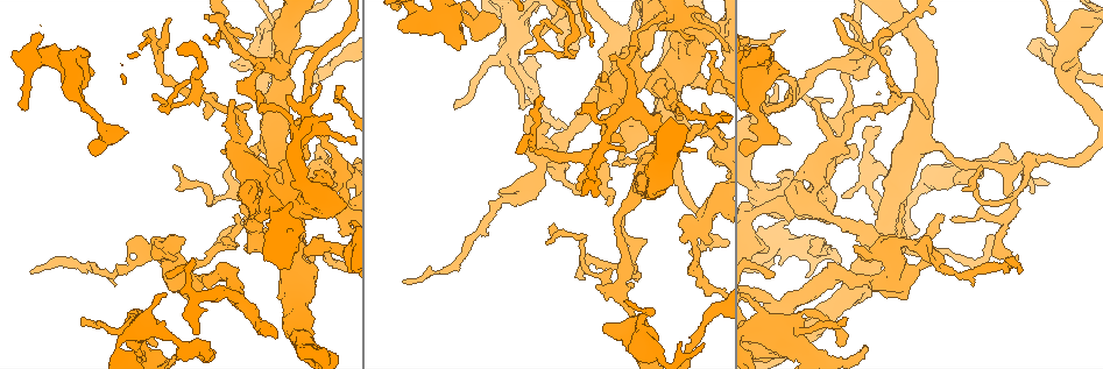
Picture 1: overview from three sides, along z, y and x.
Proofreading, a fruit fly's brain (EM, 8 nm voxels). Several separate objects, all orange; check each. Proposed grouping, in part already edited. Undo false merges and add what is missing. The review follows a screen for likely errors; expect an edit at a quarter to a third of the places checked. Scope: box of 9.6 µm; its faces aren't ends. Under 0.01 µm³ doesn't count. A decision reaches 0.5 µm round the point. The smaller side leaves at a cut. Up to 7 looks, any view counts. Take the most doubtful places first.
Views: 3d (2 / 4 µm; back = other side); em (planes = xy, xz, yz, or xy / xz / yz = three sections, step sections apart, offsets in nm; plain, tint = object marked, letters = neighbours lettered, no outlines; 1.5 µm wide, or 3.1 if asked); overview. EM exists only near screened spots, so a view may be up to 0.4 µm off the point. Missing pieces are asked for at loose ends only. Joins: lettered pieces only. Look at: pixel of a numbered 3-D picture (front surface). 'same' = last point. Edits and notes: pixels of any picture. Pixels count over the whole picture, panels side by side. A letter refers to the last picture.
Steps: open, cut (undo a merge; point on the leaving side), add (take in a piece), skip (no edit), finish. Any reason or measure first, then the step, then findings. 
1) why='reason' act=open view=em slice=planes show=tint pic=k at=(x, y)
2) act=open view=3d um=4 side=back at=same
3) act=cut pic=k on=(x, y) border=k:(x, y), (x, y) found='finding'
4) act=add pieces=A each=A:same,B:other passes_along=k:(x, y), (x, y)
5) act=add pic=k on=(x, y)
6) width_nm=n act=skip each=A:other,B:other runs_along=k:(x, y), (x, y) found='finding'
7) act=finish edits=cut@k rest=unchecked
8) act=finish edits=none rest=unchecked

why='thin end' act=open view=3d um=4 pic=1 at=(577, 113)

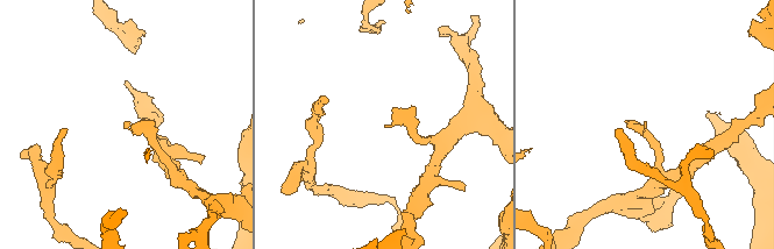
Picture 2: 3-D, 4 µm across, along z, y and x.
why='need the tissue' act=open view=em slice=planes show=letters pic=2 at=(124, 122)

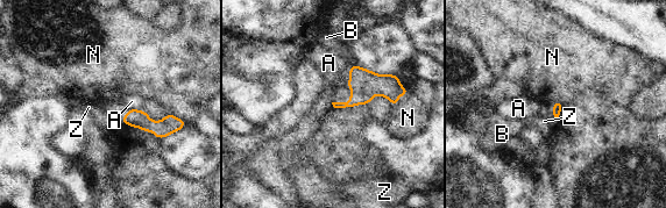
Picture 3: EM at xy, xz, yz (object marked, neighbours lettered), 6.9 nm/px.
act=skip each=A:other,B:other,N:other,Z:other runs_along=3:(126, 119), (150, 126), (177, 122) found='no lettered piece goes on from it'

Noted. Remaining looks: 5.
why='free end' act=open view=em slice=yz step=8 show=letters pic=1 at=(229, 103)

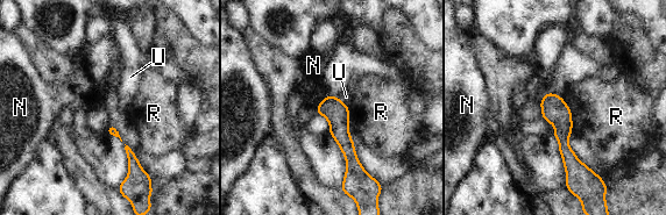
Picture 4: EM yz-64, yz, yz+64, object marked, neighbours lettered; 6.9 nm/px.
why='cut it another way' act=open view=em slice=planes show=letters at=same

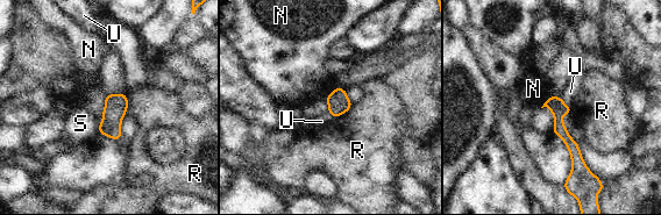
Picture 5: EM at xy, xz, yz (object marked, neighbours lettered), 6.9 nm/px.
width_nm=110 act=skip each=N:other,R:other,S:other,U:other runs_along=5:(553, 99), (578, 169) found='no lettered piece goes on from it'

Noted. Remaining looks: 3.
why='abrupt turn' act=open view=3d um=2 pic=1 at=(187, 268)

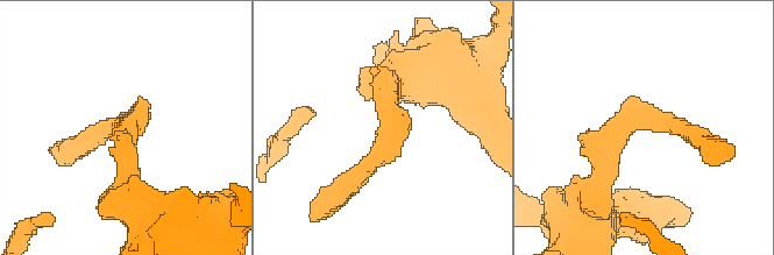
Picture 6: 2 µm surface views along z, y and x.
why='now the EM' act=open view=em slice=yz step=8 show=tint pic=6 at=(383, 153)

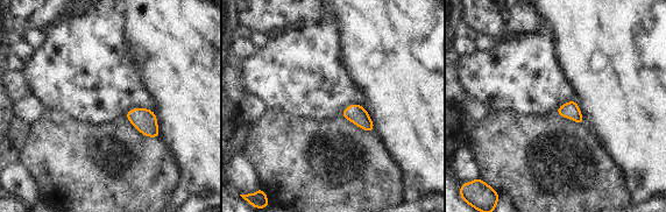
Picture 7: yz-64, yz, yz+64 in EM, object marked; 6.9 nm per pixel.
why='cut it another way' act=open view=em slice=planes show=letters at=same

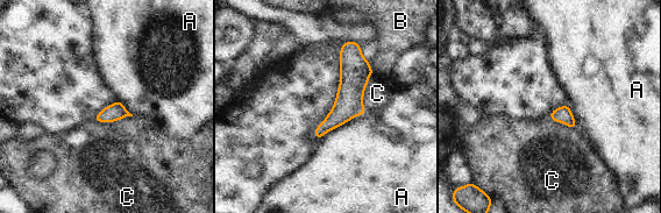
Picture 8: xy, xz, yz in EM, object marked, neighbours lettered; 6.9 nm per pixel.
longest_contact=A:380nm act=skip each=A:other,B:other,C:other runs_along=8:(349, 43), (349, 103), (318, 134) found='one neuron here'

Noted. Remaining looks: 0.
act=finish edits=none rest=unchecked

